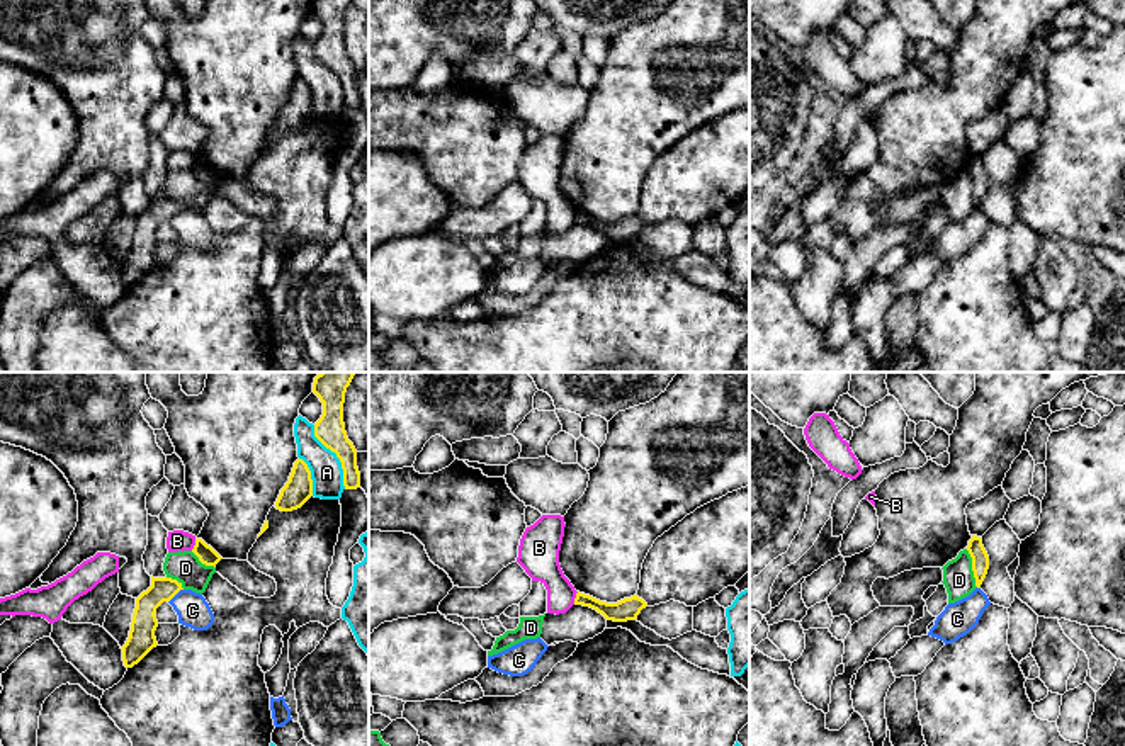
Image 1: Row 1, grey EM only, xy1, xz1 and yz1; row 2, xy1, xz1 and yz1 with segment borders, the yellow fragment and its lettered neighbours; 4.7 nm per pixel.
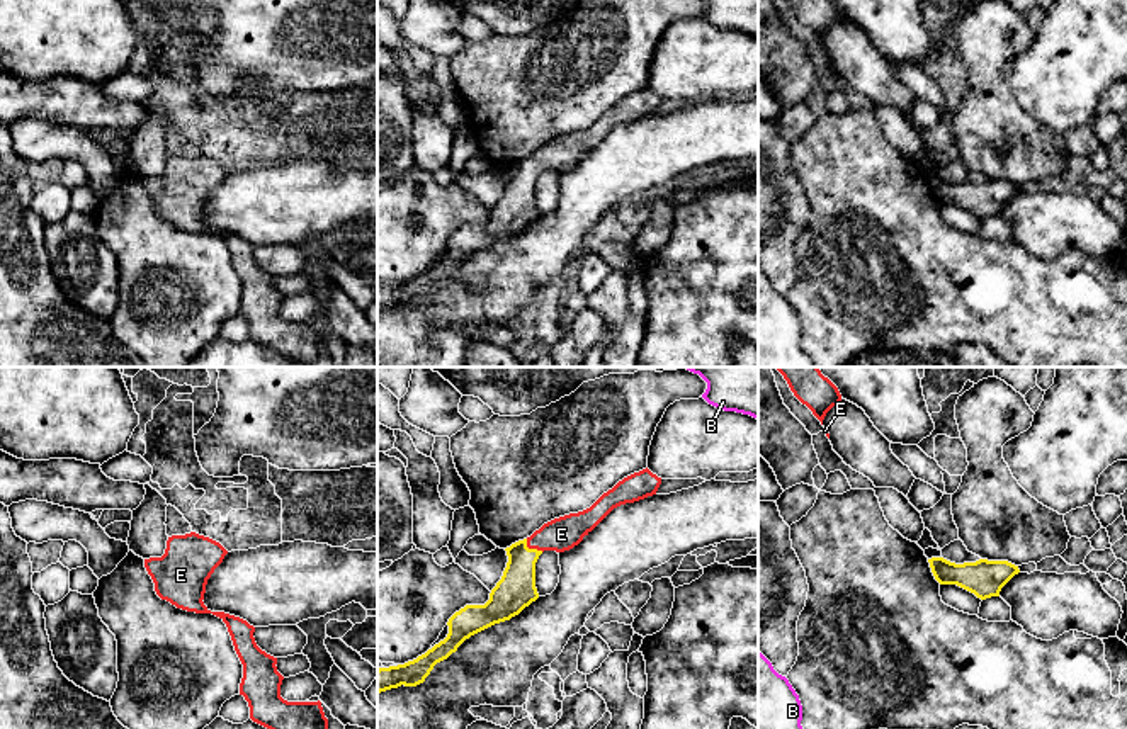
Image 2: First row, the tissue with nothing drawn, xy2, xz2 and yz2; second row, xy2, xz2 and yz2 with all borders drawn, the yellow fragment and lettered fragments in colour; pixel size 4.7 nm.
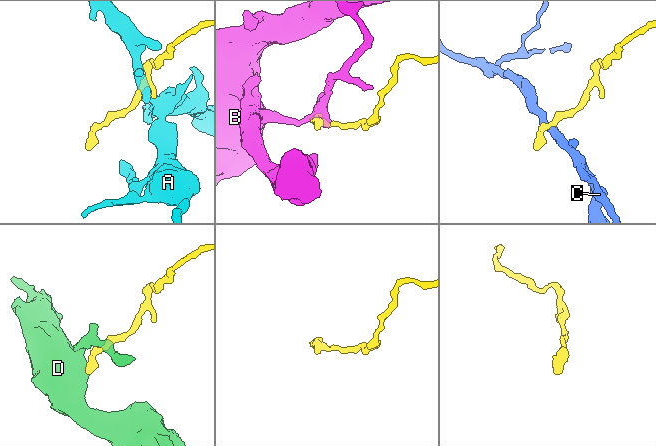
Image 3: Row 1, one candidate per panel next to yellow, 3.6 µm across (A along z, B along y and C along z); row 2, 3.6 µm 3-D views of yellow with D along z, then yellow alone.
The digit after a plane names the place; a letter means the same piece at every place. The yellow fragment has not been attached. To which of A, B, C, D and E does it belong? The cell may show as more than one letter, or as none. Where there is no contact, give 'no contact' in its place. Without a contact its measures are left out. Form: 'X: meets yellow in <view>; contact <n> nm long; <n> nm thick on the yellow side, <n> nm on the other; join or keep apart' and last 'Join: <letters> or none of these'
A: meets yellow in xy1; contact 340 nm long; 140 nm thick on the yellow side, 150 nm on the other; keep apart
B: meets yellow in xz1; contact 70 nm long; 100 nm thick on the yellow side, 180 nm on the other; keep apart
C: meets yellow in xy1; contact 100 nm long; 120 nm thick on the yellow side, 150 nm on the other; keep apart
D: meets yellow in yz1; contact 190 nm long; 80 nm thick on the yellow side, 150 nm on the other; keep apart
E: meets yellow in xz2; contact 110 nm long; 180 nm thick on the yellow side, 160 nm on the other; join
Join: E

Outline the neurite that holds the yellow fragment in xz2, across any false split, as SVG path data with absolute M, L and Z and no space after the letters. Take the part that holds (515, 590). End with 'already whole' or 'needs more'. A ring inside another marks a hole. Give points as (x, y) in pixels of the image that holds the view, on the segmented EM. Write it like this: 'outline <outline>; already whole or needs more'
outline M648 467L619 481L590 508L554 518L530 537L507 547L508 562L484 605L466 605L447 625L449 634L425 654L405 664L377 670L377 693L425 681L433 666L447 659L471 636L512 617L539 598L535 562L544 551L564 552L578 545L614 508L656 494L661 478Z; needs more

